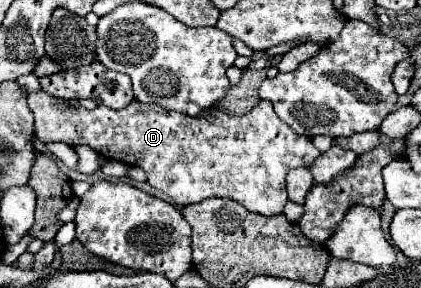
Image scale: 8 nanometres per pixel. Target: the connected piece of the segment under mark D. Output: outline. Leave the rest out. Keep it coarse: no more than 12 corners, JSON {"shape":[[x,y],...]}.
{"shape":[[30,94],[44,144],[142,166],[178,206],[276,216],[320,156],[266,100],[200,118]]}

